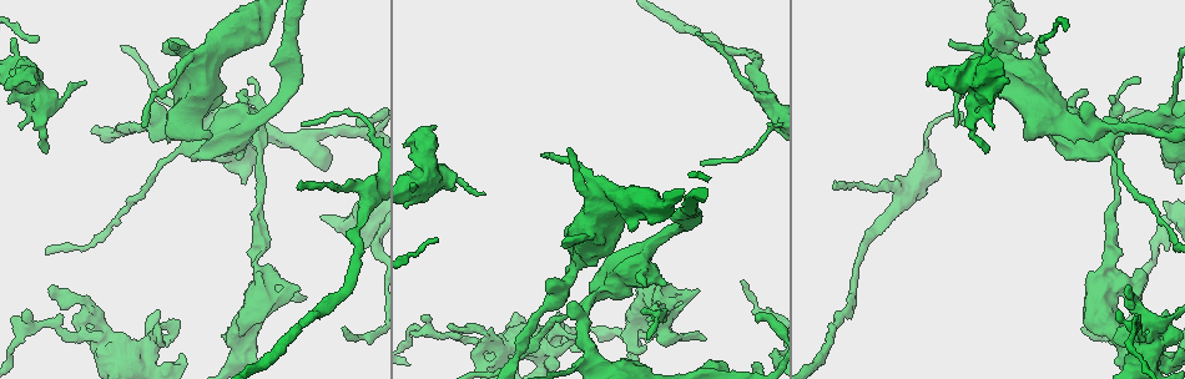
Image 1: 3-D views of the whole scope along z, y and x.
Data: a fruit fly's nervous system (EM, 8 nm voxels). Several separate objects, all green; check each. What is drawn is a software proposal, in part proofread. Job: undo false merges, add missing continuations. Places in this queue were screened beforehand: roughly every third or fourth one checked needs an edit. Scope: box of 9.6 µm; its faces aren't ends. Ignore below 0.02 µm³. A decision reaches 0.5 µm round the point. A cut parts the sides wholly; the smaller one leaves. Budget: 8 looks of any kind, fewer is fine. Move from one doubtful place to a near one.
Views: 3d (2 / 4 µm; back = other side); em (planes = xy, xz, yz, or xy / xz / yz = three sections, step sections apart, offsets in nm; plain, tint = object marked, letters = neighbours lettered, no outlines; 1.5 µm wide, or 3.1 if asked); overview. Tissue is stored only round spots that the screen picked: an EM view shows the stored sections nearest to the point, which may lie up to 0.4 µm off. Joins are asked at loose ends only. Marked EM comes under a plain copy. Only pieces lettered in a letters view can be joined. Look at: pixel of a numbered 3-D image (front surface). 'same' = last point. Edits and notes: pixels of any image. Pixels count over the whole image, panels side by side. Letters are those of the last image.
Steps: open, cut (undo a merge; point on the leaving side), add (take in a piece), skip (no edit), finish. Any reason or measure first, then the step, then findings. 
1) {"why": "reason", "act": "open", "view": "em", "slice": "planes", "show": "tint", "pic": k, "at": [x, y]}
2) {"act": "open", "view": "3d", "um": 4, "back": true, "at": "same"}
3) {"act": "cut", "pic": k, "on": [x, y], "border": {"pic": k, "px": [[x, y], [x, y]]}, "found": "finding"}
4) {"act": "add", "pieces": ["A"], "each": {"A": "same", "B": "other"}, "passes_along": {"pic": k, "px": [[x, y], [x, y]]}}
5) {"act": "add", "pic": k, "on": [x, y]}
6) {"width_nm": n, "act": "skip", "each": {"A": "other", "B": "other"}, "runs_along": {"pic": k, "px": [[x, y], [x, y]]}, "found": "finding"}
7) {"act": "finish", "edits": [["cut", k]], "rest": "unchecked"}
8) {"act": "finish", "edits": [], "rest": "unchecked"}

{"why": "tapers out", "act": "open", "view": "em", "slice": "xy", "step": 4, "show": "tint", "pic": 1, "at": [835, 188]}

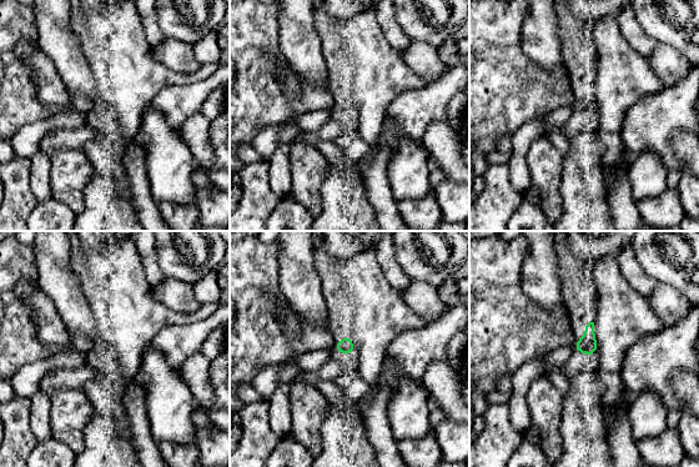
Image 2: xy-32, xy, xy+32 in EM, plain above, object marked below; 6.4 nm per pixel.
{"act": "open", "view": "em", "slice": "planes", "show": "tint", "at": "same"}

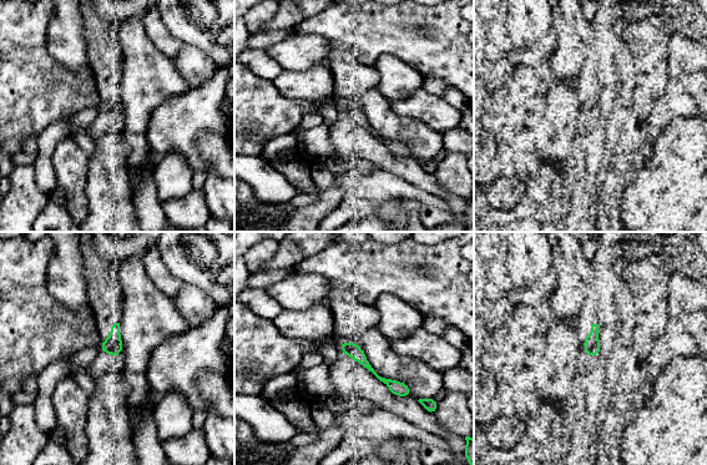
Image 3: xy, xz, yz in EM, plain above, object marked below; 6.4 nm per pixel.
{"act": "open", "view": "em", "slice": "planes", "show": "letters", "at": "same"}

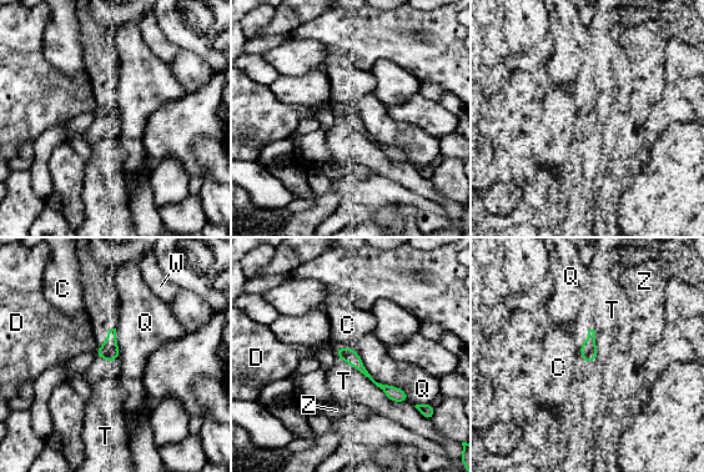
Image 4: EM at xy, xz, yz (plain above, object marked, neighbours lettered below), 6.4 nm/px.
{"longest_contact_nm": ["T", 440], "act": "skip", "each": {"C": "other", "D": "other", "Q": "other", "T": "other", "W": "other", "Z": "other"}, "runs_along": {"pic": 4, "px": [[340, 350], [376, 383], [403, 398]]}, "found": "none of them fits"}

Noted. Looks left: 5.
{"why": "branch stops here", "act": "open", "view": "3d", "um": 2, "pic": 1, "at": [167, 40]}

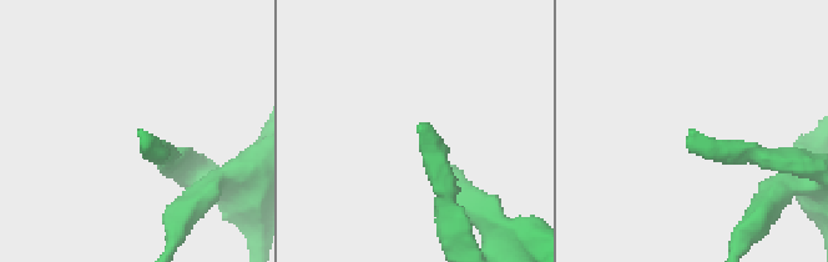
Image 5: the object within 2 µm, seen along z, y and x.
{"why": "shape alone is not enough", "act": "open", "view": "em", "slice": "planes", "show": "letters", "pic": 5, "at": [420, 125]}

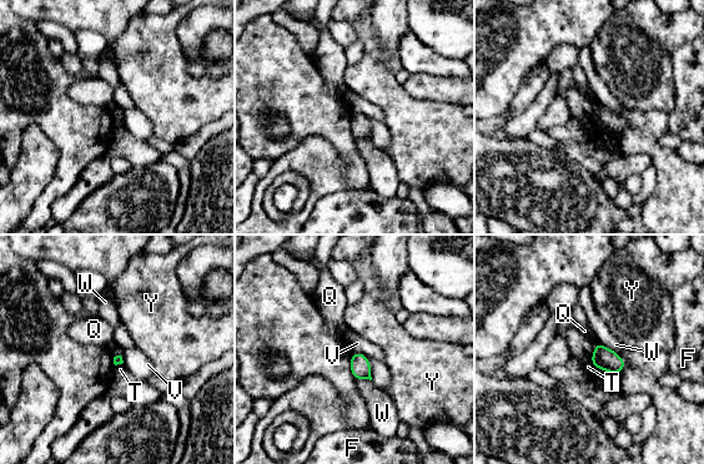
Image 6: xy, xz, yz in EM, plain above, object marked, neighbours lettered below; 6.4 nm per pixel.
{"act": "skip", "each": {"F": "other", "Q": "other", "T": "other", "V": "other", "W": "other", "Y": "other"}, "border": {"pic": 6, "px": [[352, 352], [360, 352], [367, 358]]}, "found": "no lettered piece goes on from it"}

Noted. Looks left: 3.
{"why": "tapers out", "act": "open", "view": "3d", "um": 4, "pic": 1, "at": [544, 154]}

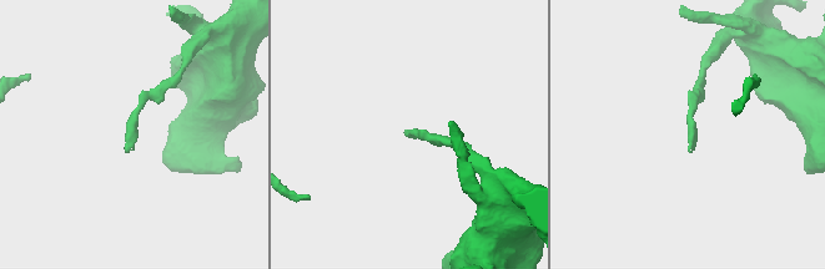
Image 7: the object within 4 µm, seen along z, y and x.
{"act": "open", "view": "em", "slice": "planes", "show": "letters", "pic": 7, "at": [688, 150]}

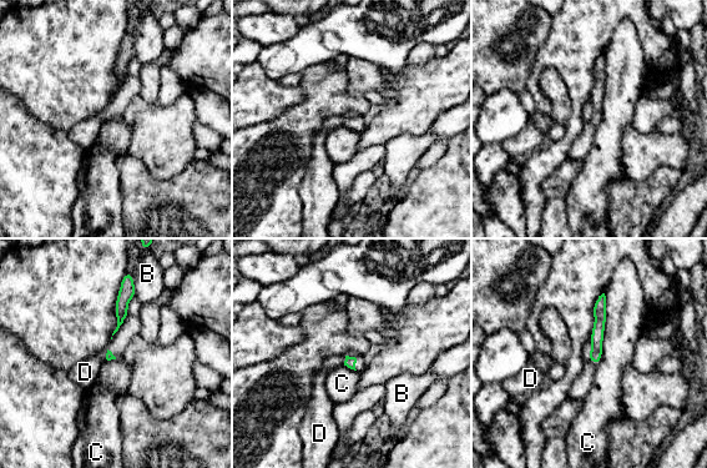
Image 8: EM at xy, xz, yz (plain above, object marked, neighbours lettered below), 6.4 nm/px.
{"longest_contact_nm": ["C", 480], "act": "skip", "each": {"B": "other", "C": "other", "D": "other"}, "runs_along": {"pic": 8, "px": [[602, 298], [596, 337], [596, 360]]}, "found": "no lettered piece goes on from it"}

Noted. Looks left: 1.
{"act": "finish", "edits": [], "rest": "unchecked"}

